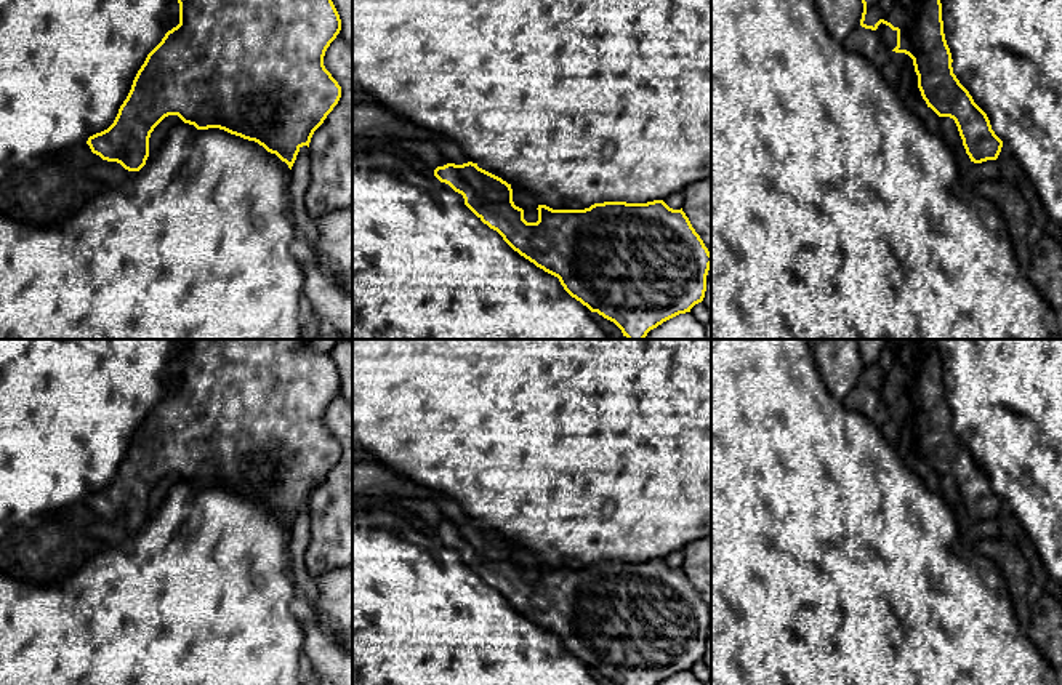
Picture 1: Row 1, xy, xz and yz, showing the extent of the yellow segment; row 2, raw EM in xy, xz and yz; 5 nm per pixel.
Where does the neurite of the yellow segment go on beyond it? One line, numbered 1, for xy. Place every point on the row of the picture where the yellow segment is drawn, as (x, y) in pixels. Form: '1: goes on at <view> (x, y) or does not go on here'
1: does not go on here

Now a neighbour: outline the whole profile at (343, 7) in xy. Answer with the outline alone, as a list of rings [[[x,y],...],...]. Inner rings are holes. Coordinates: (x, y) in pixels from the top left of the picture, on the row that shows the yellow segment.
[[[332,0],[340,19],[341,19],[341,35],[352,50],[352,0]]]

